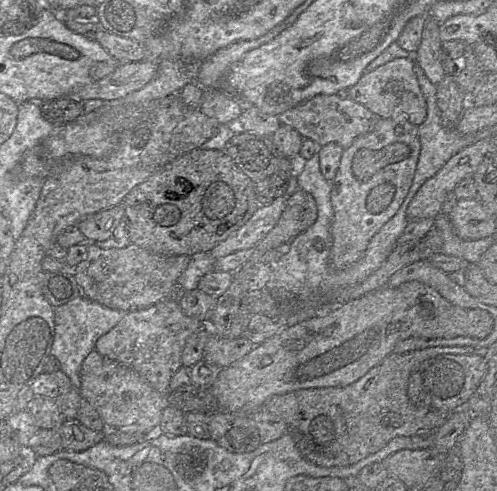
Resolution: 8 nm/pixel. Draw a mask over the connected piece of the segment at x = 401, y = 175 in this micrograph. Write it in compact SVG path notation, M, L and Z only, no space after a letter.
M381 118L371 132L343 150L331 181L333 221L329 265L332 269L342 270L356 262L371 238L396 214L412 185L420 150L418 126L396 118Z

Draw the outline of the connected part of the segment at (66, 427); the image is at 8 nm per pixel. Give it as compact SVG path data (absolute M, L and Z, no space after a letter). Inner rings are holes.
M77 418L63 419L57 427L61 439L61 450L82 452L104 439L101 431L92 431Z

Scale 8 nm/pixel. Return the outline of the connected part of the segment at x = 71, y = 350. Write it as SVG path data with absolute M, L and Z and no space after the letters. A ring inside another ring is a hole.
M83 295L54 308L55 334L51 356L60 362L60 370L69 377L73 388L80 387L81 364L86 356L94 350L98 338L111 330L126 313L126 311L106 307Z

